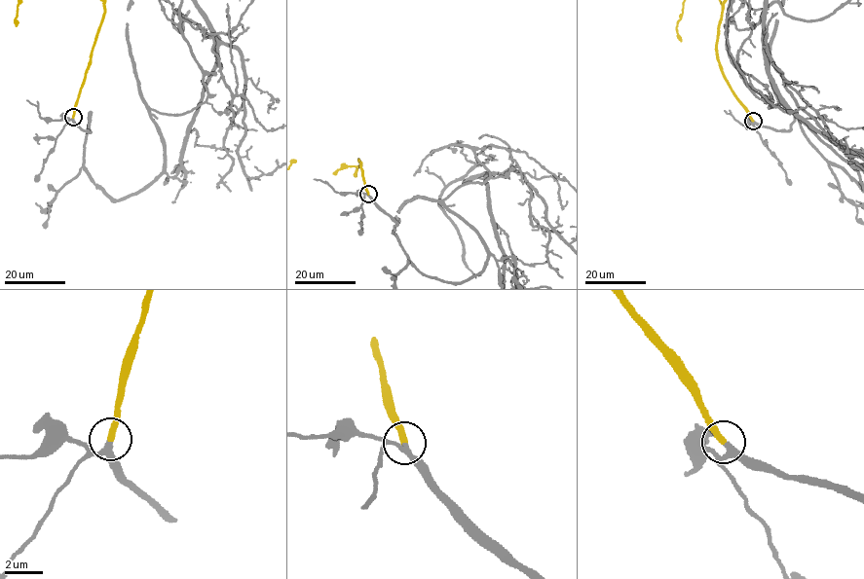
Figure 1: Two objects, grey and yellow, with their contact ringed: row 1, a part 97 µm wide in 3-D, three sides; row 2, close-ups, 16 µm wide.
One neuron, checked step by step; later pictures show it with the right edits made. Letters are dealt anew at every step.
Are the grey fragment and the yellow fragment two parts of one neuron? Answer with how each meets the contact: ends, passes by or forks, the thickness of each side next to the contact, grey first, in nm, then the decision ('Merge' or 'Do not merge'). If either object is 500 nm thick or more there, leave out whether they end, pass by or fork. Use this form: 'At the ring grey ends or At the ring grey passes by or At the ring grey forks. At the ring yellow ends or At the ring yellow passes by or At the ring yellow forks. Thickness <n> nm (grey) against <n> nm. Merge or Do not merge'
At the ring grey passes by. At the ring yellow ends. Thickness 260 nm (grey) against 320 nm. Merge

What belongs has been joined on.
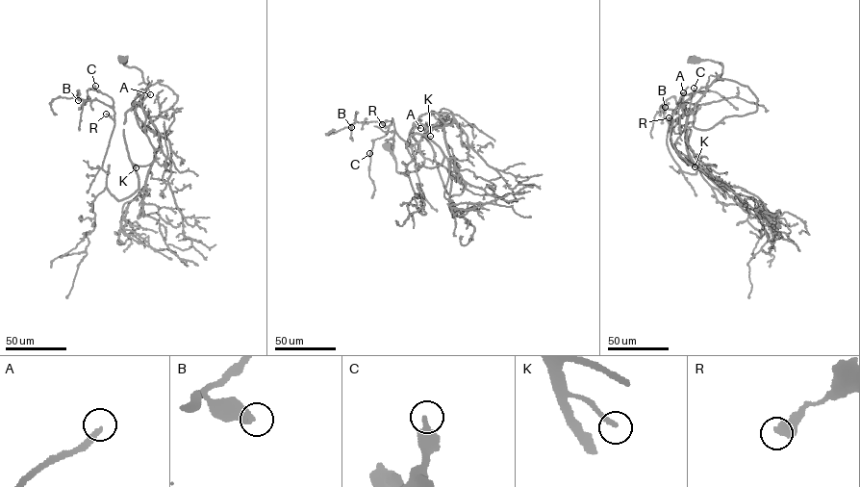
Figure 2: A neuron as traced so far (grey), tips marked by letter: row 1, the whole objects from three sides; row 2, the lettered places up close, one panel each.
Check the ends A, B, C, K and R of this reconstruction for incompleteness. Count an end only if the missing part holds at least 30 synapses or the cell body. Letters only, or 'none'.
A, K

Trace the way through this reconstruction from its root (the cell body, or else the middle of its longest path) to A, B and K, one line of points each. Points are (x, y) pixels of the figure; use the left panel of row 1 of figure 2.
A: (122, 59), (148, 85), (142, 110), (159, 137), (140, 191), (133, 164), (156, 157), (140, 104), (150, 94)
B: (122, 59), (148, 85), (142, 110), (159, 137), (142, 191), (109, 192), (102, 167), (114, 112), (78, 100)
K: (122, 59), (124, 65), (139, 70), (148, 85), (142, 110), (159, 137), (142, 191), (136, 167)

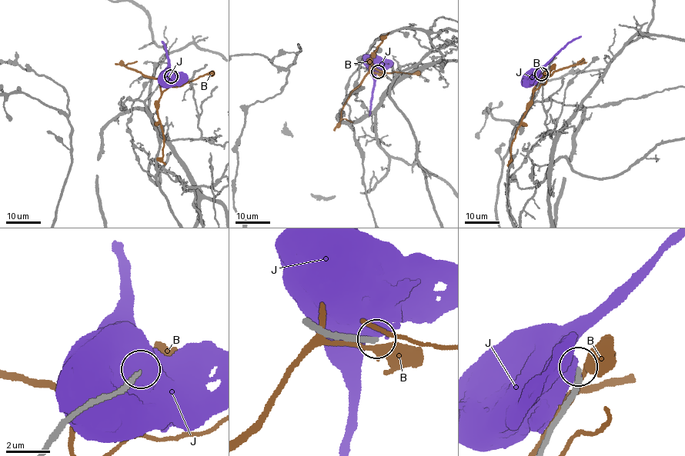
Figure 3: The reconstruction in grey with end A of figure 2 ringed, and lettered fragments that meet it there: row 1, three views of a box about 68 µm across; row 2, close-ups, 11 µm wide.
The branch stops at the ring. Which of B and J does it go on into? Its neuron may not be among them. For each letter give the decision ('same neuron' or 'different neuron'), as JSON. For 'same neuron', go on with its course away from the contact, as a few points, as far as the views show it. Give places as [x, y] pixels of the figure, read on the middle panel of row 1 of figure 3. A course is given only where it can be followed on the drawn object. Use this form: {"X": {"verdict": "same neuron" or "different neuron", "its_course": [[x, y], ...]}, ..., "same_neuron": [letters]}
{"B": {"verdict": "different neuron"}, "J": {"verdict": "different neuron"}, "same_neuron": []}

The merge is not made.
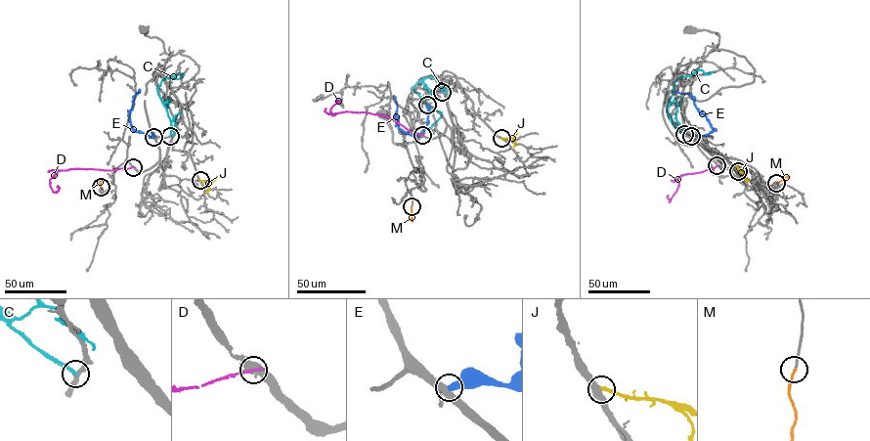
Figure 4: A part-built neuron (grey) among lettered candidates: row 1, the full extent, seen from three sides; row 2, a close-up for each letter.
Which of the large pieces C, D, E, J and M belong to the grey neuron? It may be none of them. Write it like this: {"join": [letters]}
{"join": ["M"]}

